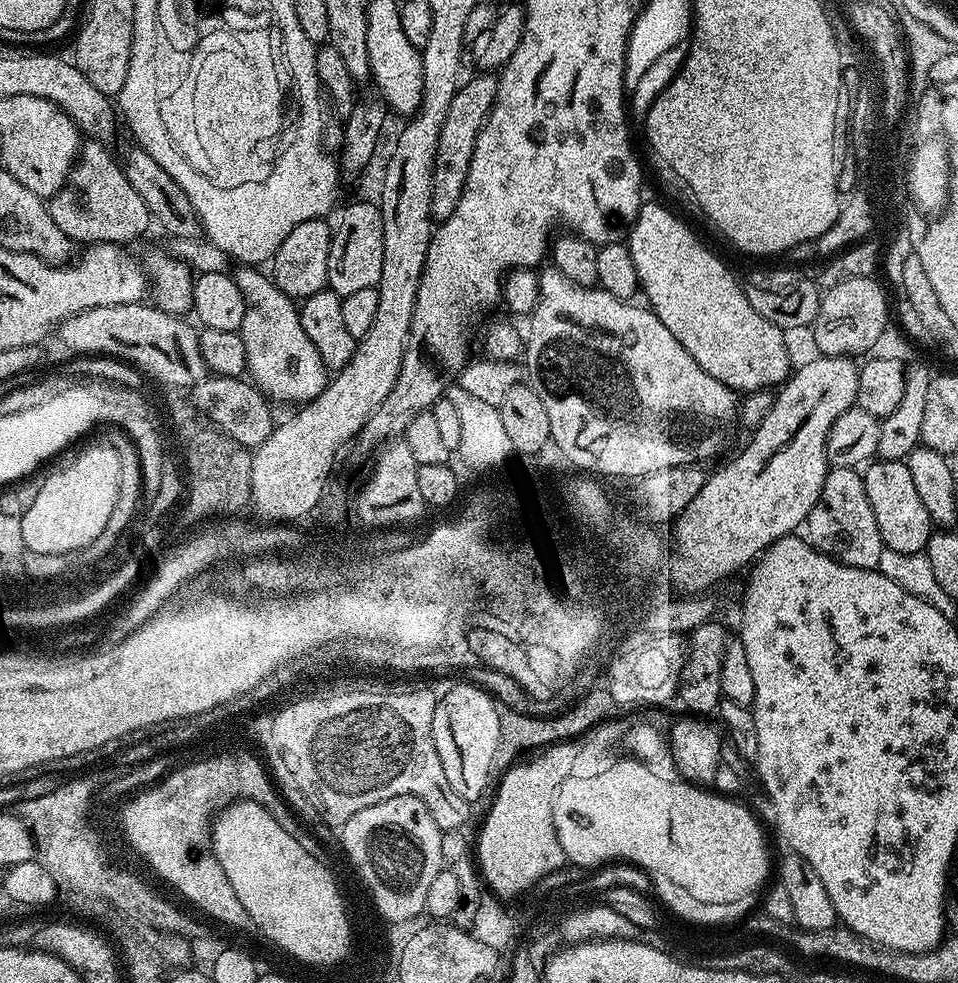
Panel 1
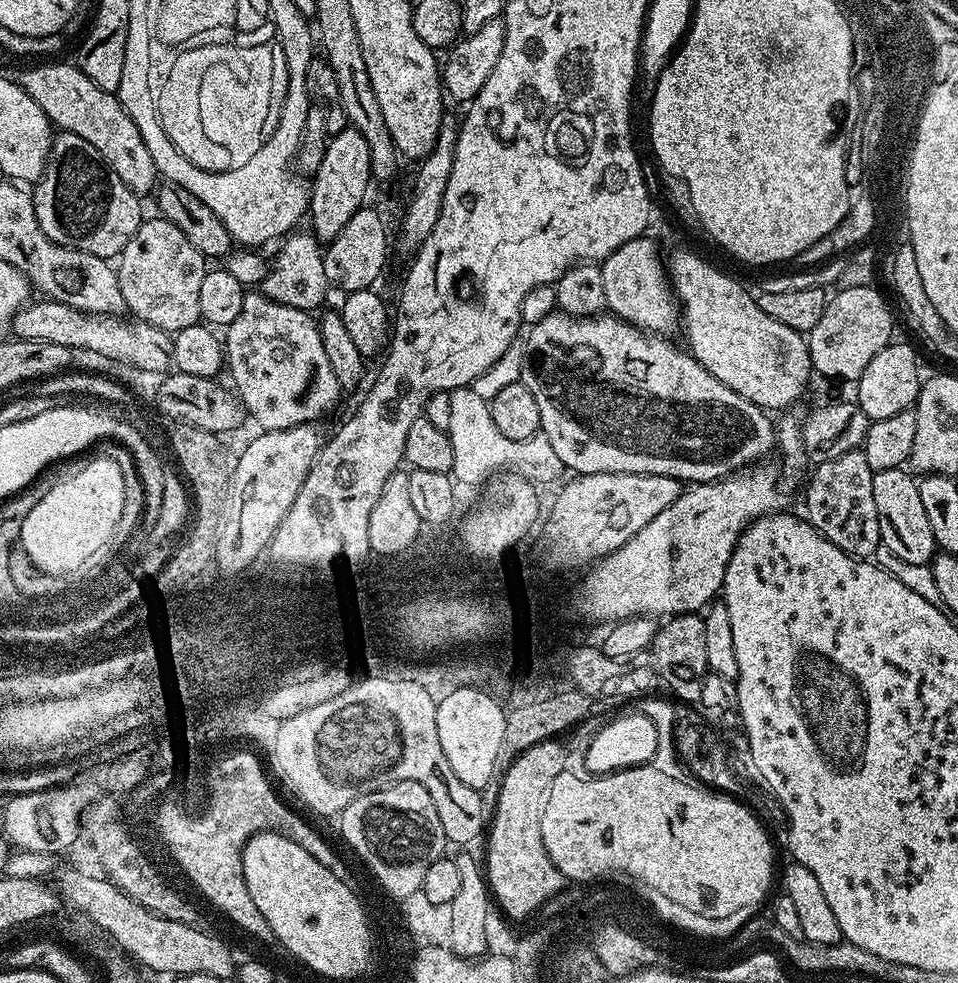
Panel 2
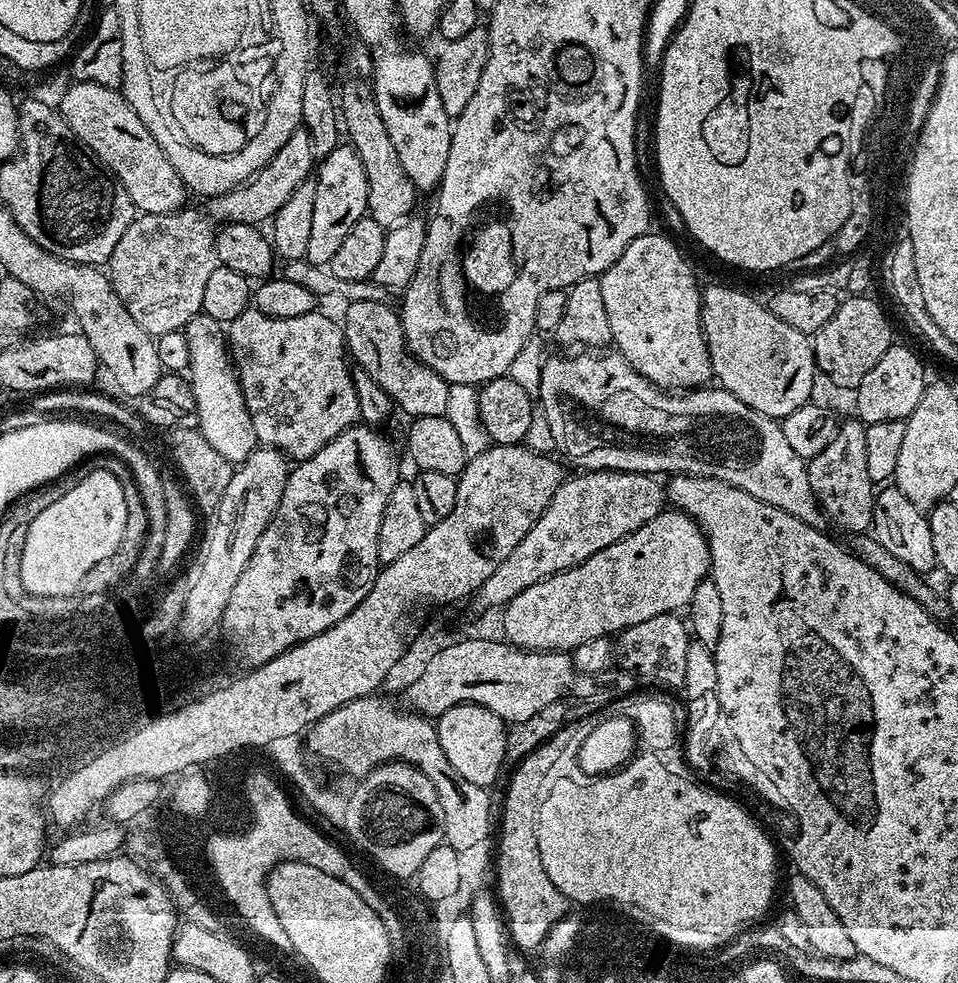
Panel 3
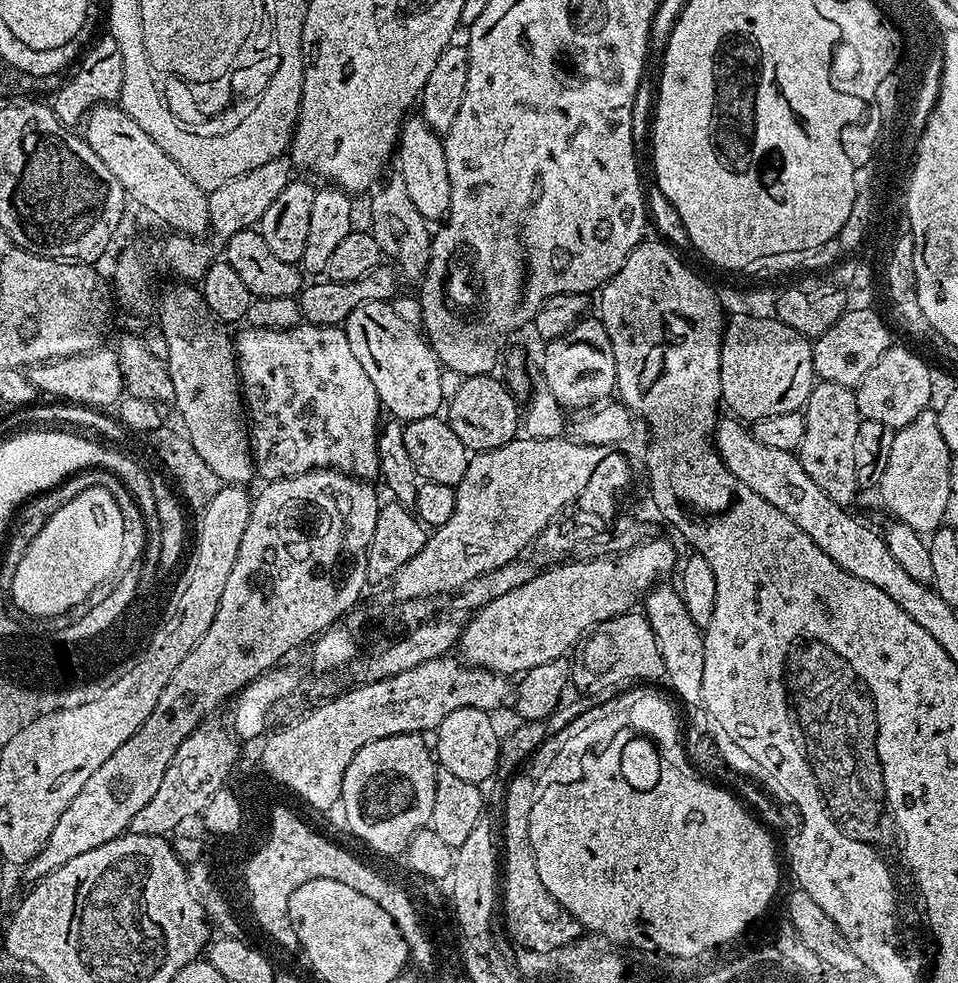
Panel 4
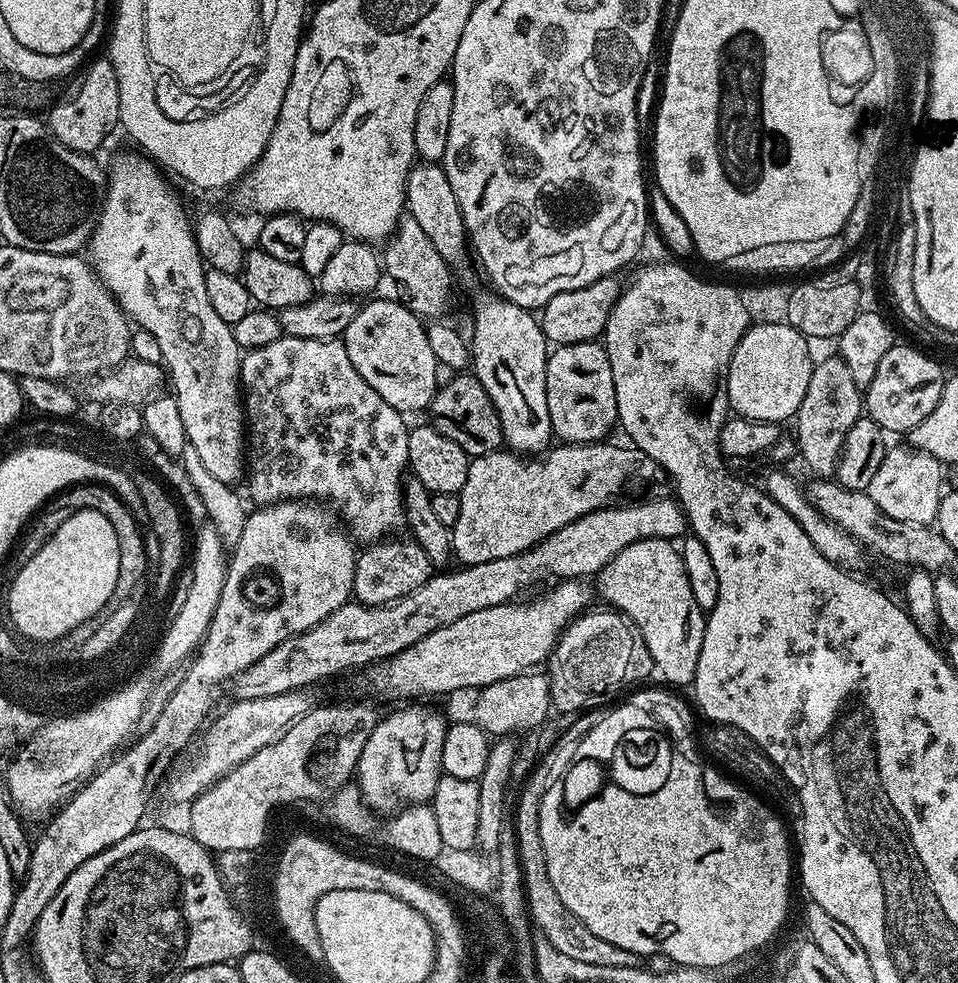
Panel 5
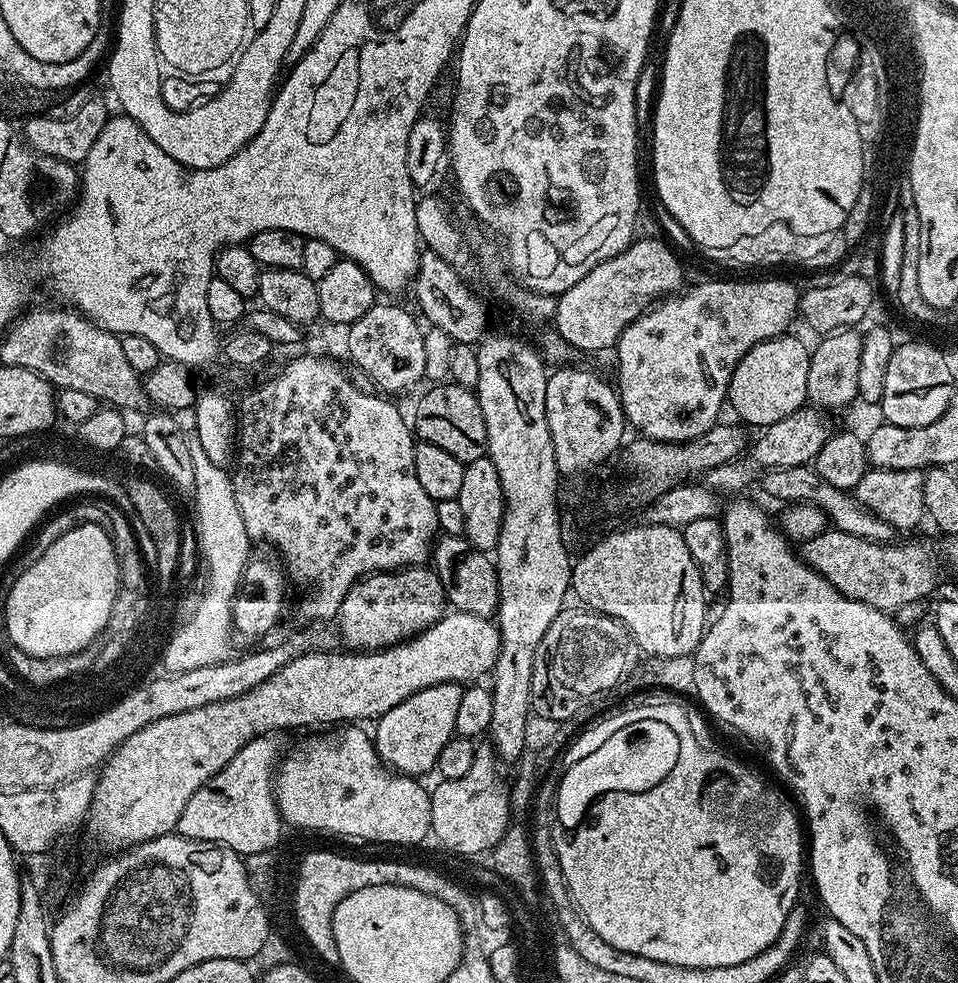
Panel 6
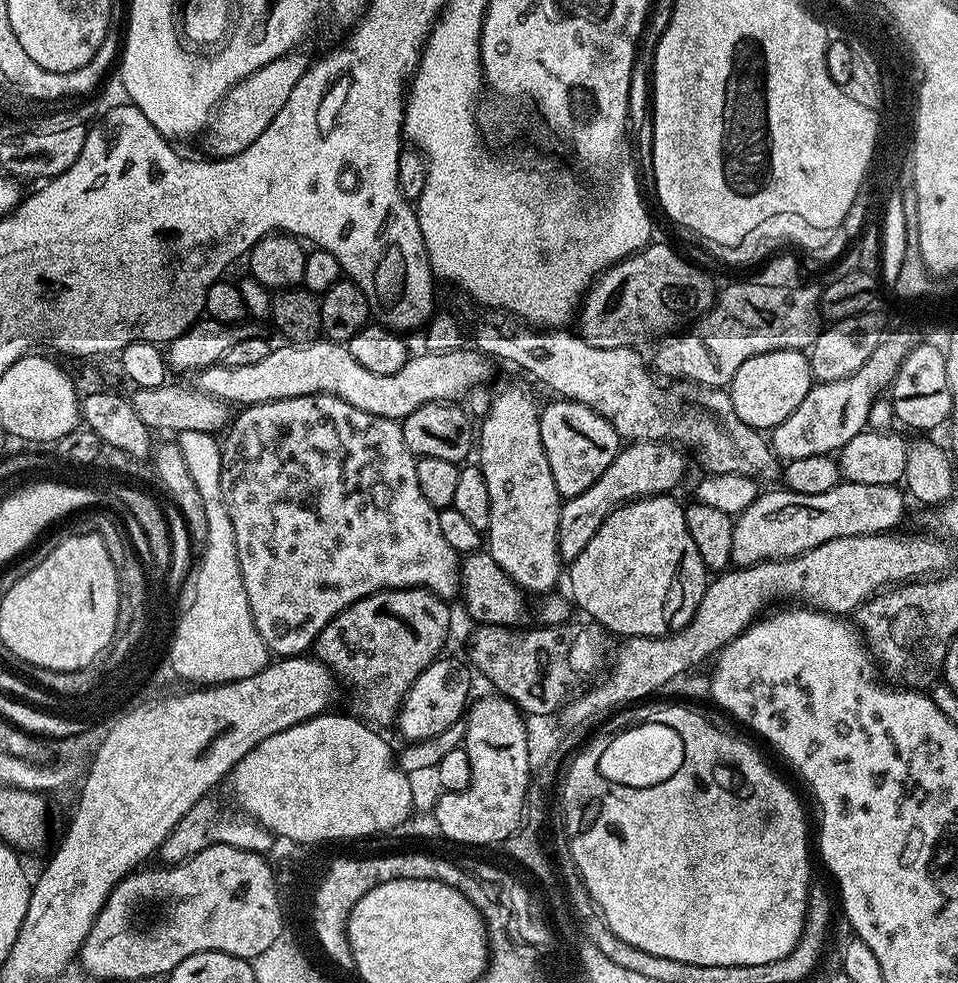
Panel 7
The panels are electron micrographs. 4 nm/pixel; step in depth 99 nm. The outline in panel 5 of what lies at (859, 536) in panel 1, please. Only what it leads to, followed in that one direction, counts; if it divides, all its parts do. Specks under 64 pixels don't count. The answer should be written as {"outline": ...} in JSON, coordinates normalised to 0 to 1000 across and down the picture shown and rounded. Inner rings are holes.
{"outline":[[[870,360],[862,363],[857,370],[855,367],[846,380],[841,405],[837,405],[837,413],[833,413],[829,424],[829,451],[833,464],[834,467],[839,467],[839,472],[848,479],[849,485],[864,486],[872,481],[877,460],[883,450],[883,442],[887,442],[887,433],[891,433],[891,429],[896,429],[899,422],[900,399],[892,392],[891,384],[880,363]]]}

